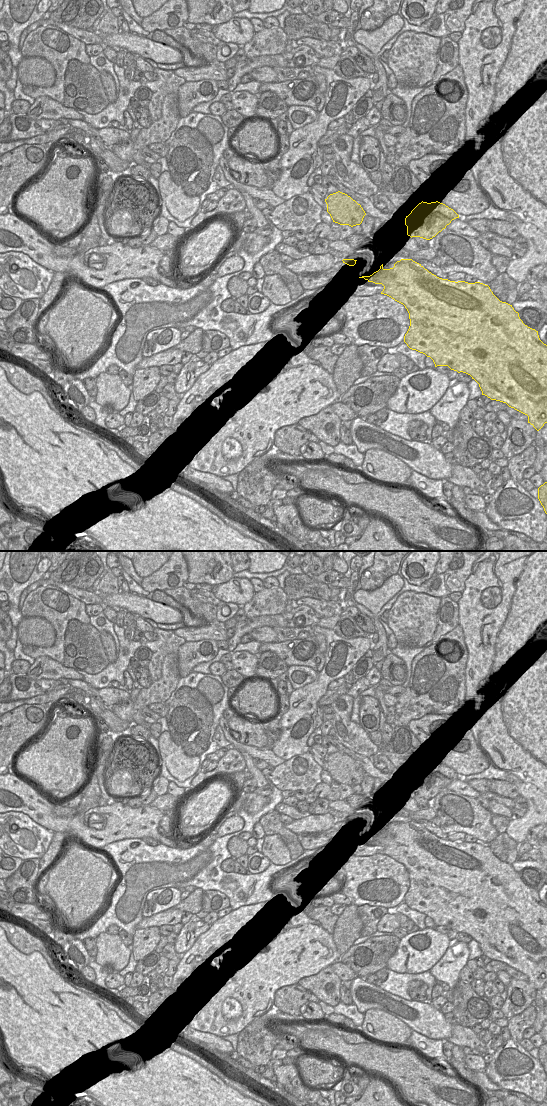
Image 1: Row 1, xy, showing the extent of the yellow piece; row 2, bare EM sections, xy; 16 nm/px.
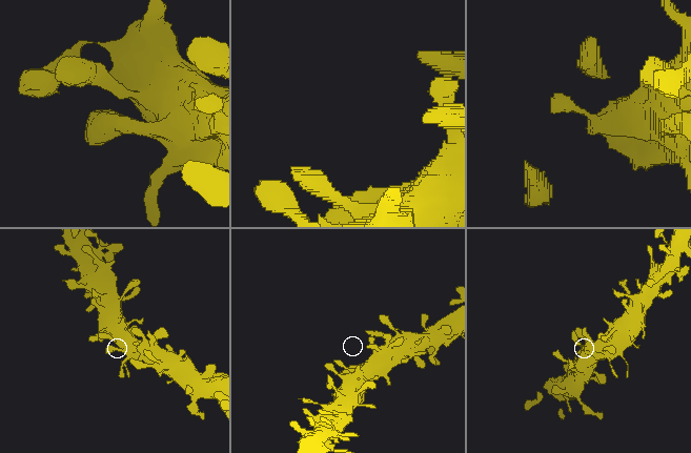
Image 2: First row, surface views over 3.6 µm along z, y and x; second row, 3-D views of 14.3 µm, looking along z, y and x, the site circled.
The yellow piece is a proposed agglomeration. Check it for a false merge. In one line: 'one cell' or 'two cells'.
one cell

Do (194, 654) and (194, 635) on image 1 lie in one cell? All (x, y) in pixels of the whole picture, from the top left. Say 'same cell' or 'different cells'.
different cells

